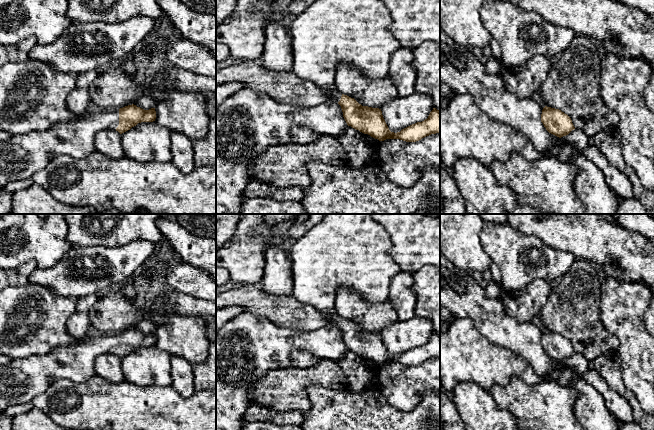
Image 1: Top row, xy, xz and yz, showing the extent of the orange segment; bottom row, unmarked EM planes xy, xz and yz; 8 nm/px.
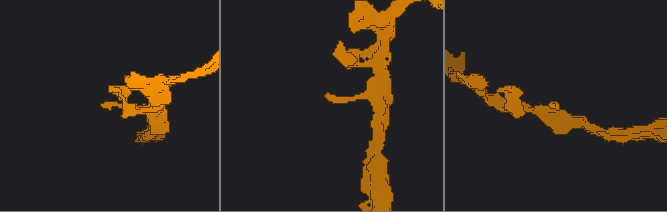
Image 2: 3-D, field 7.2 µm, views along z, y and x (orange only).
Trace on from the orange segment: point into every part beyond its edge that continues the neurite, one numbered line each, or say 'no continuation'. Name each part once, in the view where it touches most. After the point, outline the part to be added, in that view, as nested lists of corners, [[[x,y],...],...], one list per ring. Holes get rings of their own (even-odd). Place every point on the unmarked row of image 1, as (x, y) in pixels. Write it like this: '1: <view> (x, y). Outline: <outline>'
1: xy (21, 380). Outline: [[[119,333],[85,336],[49,354],[12,359],[1,365],[0,414],[11,405],[31,402],[56,380],[87,381],[96,375],[95,359],[104,353],[116,354],[118,349]]]

